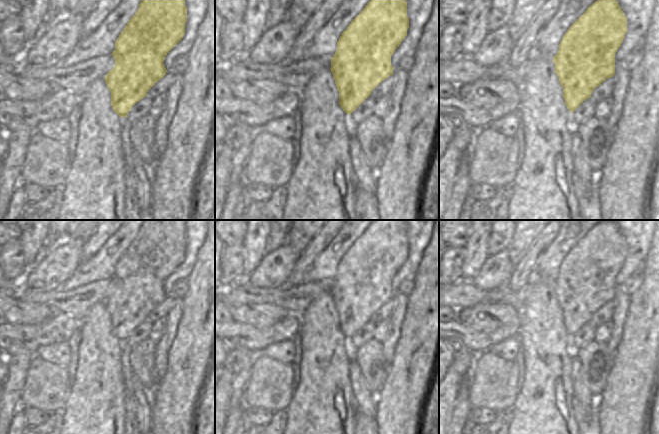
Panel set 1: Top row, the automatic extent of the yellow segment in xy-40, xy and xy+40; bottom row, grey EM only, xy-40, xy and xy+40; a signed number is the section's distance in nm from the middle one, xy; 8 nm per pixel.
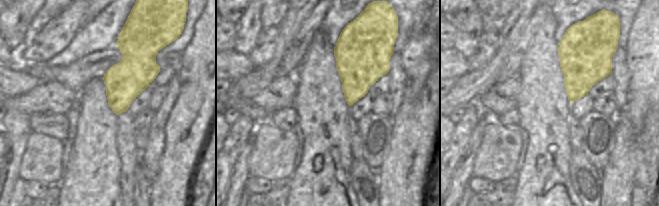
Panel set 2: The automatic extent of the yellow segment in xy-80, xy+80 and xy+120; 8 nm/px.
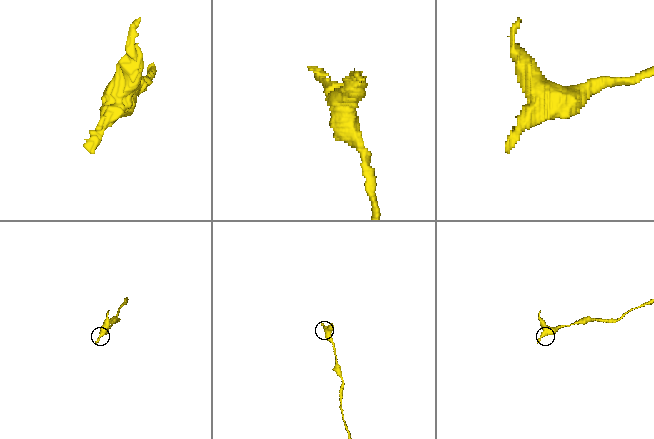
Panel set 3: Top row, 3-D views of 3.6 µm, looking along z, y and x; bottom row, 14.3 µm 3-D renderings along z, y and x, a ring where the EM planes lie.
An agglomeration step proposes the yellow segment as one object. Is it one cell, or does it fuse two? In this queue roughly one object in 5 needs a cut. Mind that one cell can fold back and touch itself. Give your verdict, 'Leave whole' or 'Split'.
Split

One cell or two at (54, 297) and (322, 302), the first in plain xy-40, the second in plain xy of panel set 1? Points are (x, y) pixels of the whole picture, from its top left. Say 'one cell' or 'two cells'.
two cells

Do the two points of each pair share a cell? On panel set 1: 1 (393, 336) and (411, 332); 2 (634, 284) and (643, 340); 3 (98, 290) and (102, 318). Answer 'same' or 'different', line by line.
1: different
2: different
3: different

